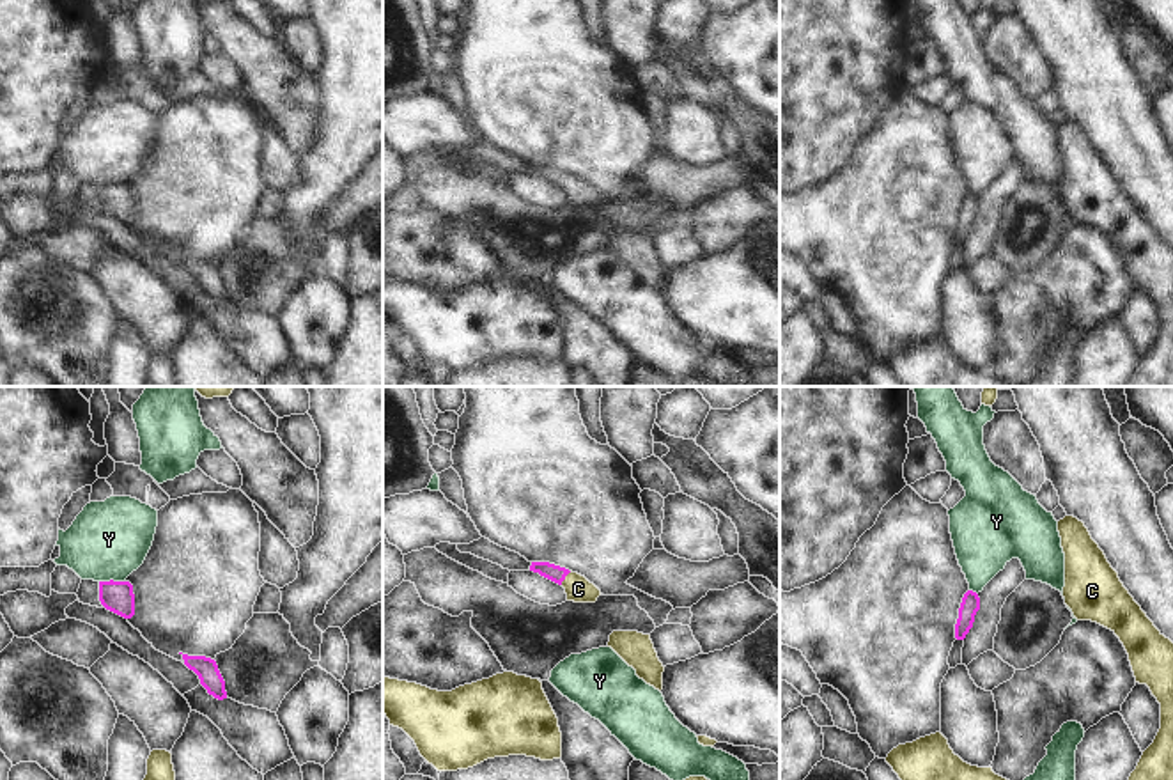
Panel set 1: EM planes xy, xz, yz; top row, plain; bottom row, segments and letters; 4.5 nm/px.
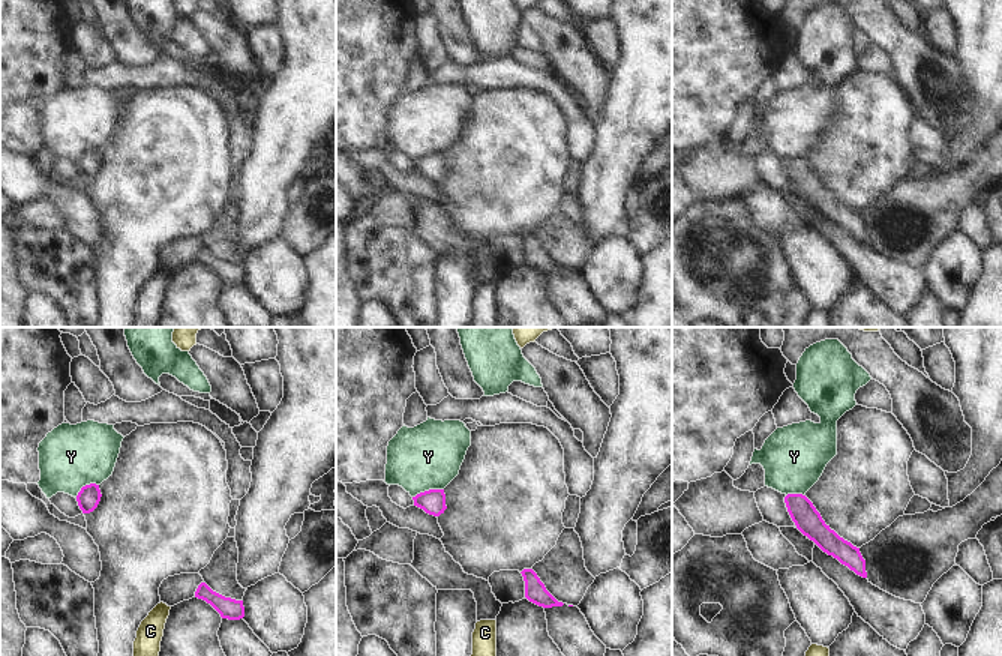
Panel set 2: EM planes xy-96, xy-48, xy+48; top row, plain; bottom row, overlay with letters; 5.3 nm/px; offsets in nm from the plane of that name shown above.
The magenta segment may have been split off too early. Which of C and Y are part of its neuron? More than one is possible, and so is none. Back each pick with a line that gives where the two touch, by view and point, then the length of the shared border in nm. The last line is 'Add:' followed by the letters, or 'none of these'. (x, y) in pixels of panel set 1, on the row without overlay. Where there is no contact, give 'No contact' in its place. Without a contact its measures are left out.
C: Touches magenta at xz (564, 181). Shared border 80 nm
Add: C

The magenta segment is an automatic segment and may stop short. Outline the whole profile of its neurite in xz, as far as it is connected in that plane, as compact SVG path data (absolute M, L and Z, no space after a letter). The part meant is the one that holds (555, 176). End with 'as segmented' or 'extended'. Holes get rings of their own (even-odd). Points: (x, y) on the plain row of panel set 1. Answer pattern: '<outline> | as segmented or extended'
M532 165L530 174L562 188L567 197L567 204L574 206L595 206L601 193L590 186L585 179L572 176L565 170L549 165Z | extended

